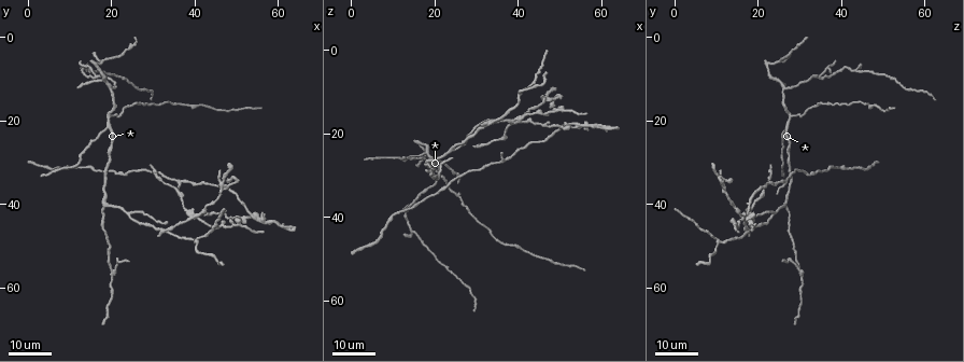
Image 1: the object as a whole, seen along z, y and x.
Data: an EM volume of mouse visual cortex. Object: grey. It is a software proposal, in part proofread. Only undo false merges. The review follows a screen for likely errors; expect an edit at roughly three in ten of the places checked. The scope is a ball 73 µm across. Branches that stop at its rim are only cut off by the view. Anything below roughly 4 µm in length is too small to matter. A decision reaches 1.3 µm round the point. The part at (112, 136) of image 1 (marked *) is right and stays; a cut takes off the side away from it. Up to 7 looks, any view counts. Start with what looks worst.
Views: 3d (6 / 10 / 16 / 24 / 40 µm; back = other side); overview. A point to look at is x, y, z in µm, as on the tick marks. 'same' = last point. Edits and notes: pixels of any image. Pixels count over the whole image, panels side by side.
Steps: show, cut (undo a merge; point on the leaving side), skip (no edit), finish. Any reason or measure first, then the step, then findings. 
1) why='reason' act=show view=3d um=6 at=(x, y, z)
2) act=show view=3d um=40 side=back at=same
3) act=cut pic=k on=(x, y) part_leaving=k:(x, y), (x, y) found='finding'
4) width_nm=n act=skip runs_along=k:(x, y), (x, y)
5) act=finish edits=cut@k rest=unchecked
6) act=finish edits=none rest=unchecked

why='four or more arms meet' act=show view=3d um=24 at=(33.5, 46.5, 17.5)

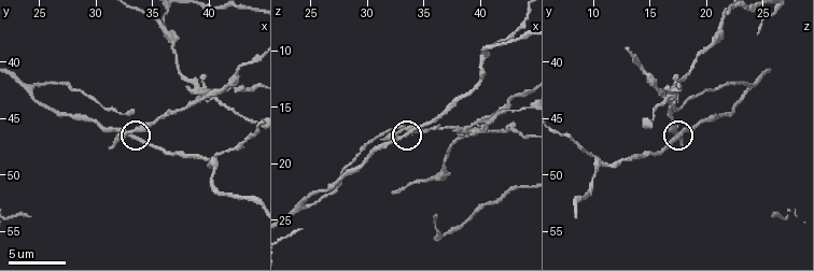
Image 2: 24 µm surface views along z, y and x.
act=show view=3d um=10 at=(33.0, 46.4, 17.0)

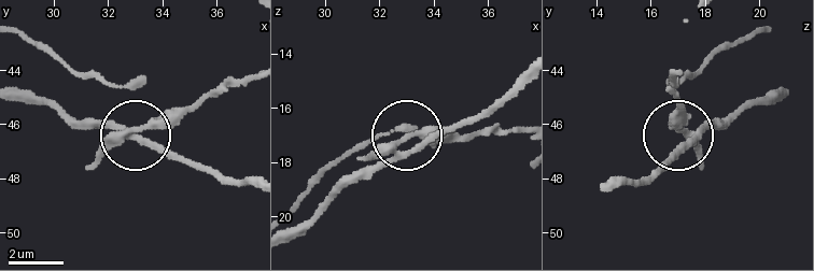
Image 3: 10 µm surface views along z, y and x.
side_arm_um=28 act=cut pic=3 on=(162, 114) part_leaving=3:(128, 133), (174, 124), (251, 80) found='two neurons meet here'

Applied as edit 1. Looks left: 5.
why='side arm on a straight run' act=show view=3d um=16 at=(20.5, 55.5, 30.0)

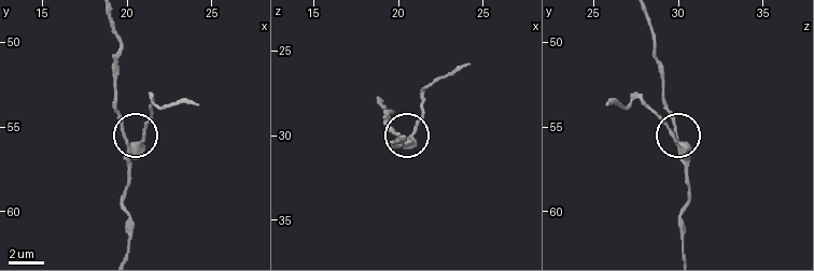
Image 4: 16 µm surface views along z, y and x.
act=show view=3d um=6 at=(20.9, 56.1, 30.1)

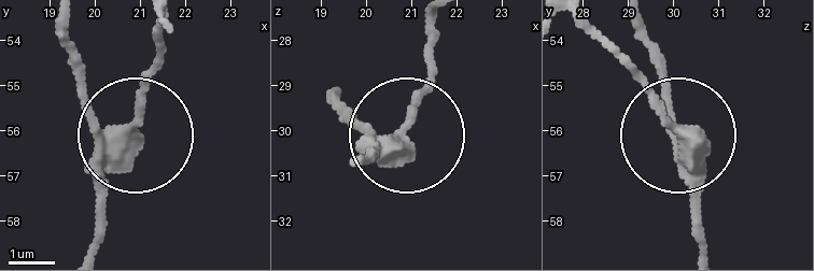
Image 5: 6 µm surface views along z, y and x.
width_nm=300 act=cut pic=5 on=(142, 119) found='two neurons meet here'

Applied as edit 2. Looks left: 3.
why='three-way junction' act=show view=3d um=16 at=(16.0, 9.5, 34.0)

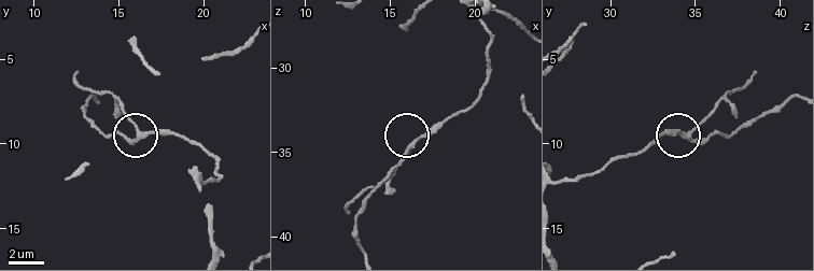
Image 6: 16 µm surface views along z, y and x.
act=show view=3d um=10 at=(16.2, 9.4, 34.7)

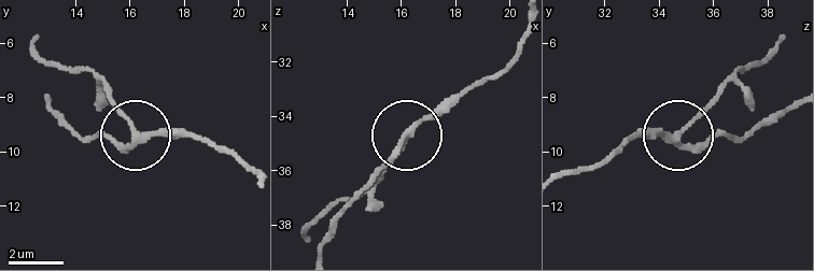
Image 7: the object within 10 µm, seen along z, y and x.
arms=3 act=skip runs_along=7:(252, 172), (220, 146), (193, 137), (139, 134), (97, 84) found='continuous, no second neuron'

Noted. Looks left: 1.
act=finish edits=cut@3,cut@5 rest=unchecked

